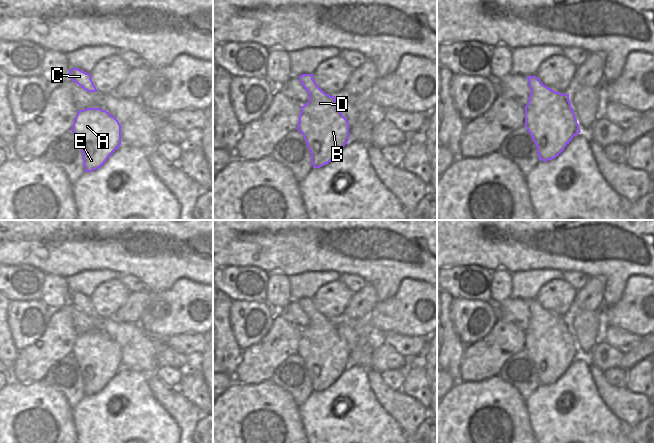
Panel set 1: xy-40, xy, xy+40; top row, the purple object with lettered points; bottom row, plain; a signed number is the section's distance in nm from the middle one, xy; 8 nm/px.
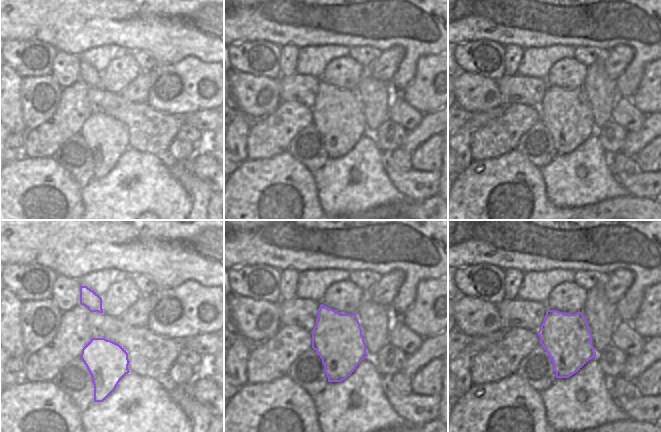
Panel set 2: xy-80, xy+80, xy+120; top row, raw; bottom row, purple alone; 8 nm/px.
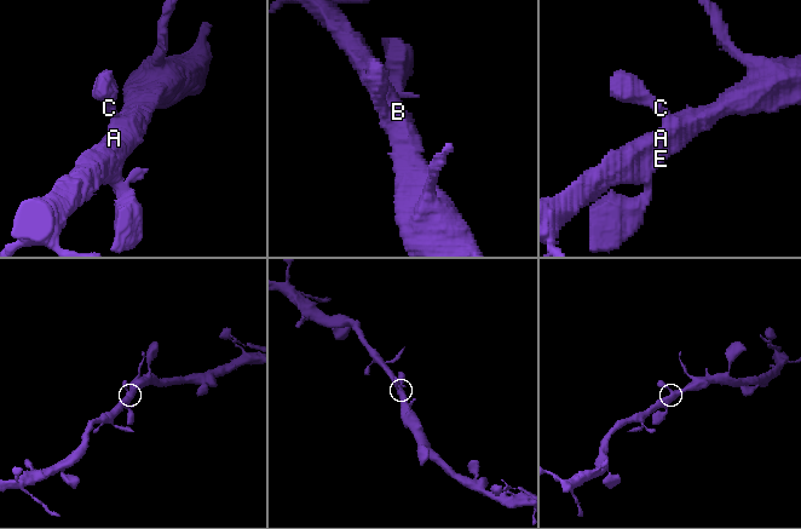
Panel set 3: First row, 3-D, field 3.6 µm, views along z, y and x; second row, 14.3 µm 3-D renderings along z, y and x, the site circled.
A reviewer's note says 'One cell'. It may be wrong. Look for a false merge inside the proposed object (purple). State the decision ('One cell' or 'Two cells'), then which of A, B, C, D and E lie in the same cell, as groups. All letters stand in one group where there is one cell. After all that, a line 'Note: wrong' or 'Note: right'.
One cell. Groups: A B C D E.
Note: right

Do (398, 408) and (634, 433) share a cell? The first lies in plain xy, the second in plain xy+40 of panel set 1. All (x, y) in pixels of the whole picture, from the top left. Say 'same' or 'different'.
different

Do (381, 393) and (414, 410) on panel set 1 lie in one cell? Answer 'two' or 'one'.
one

